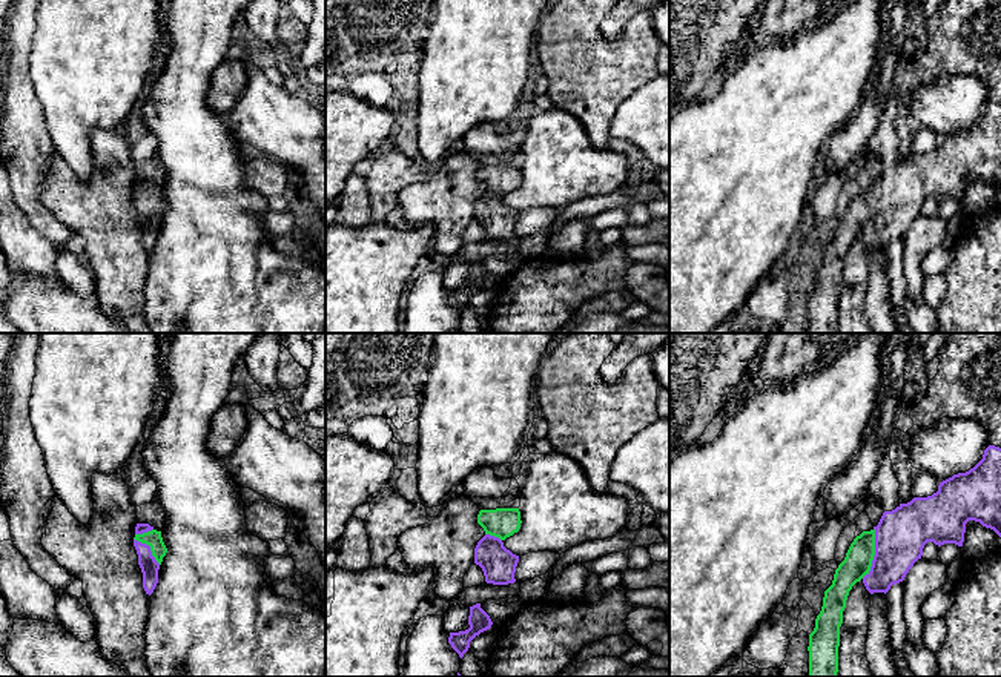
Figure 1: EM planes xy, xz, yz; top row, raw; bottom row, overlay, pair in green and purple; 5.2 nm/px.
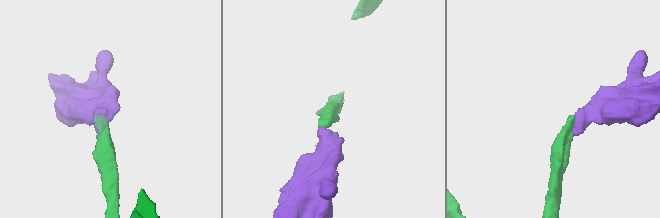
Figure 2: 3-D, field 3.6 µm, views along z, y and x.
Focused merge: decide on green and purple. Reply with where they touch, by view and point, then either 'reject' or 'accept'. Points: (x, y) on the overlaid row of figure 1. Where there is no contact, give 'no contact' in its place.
contact yz (874, 553); accept

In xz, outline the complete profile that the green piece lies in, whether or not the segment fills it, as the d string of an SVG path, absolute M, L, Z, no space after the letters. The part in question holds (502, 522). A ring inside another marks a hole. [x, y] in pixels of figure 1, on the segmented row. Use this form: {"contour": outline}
{"contour": "M519 508L481 510L477 523L485 536L474 548L474 563L484 571L485 582L493 585L514 583L519 556L504 547L504 540L520 528Z"}

